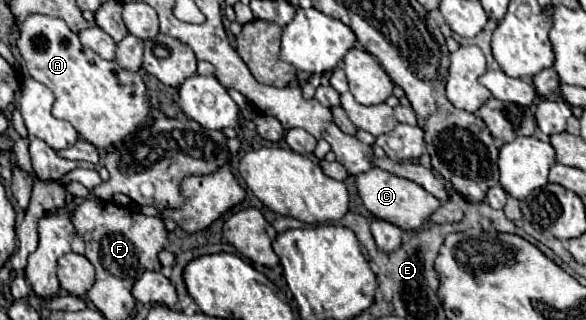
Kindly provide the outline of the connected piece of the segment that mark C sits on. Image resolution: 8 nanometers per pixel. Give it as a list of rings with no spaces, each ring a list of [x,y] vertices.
[[[379,167],[357,175],[357,191],[371,215],[385,217],[385,221],[393,221],[395,225],[401,225],[401,229],[419,229],[421,223],[429,217],[429,213],[433,213],[433,209],[441,205],[439,199],[421,189],[417,183],[405,181],[403,177],[387,173]]]

